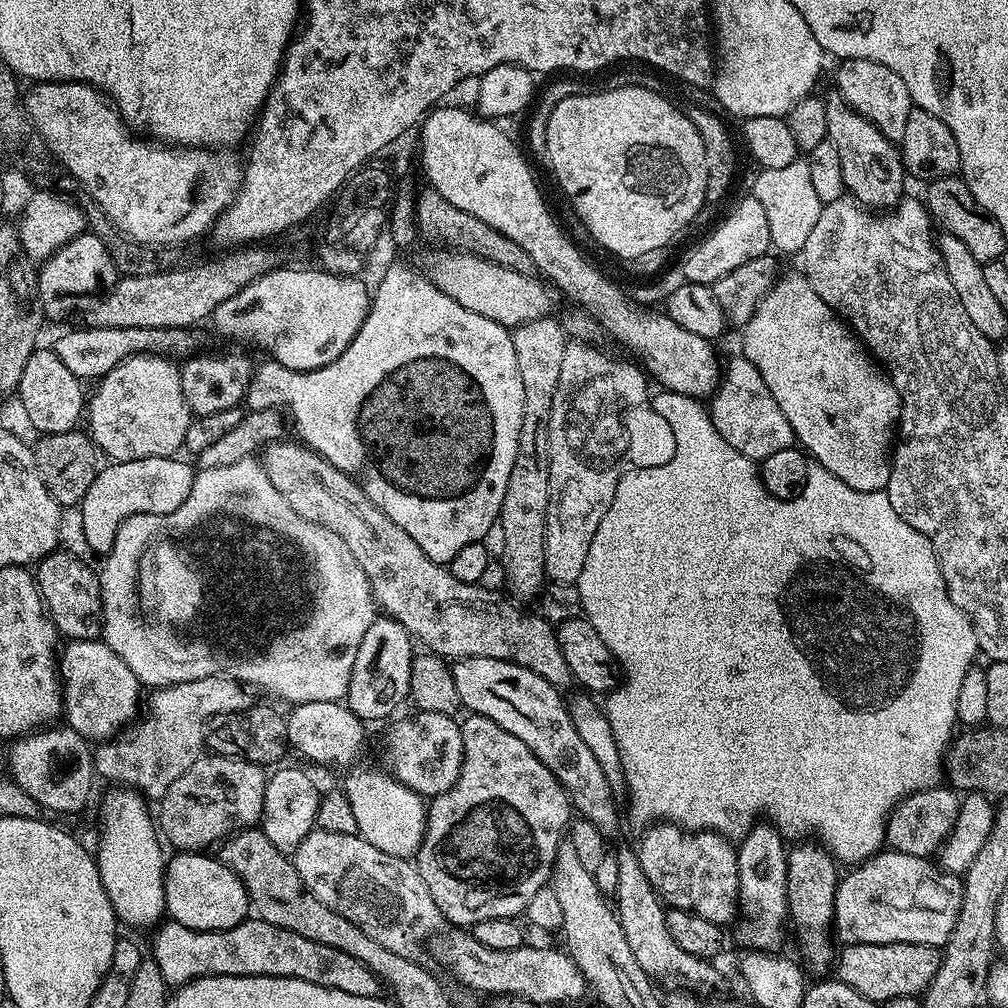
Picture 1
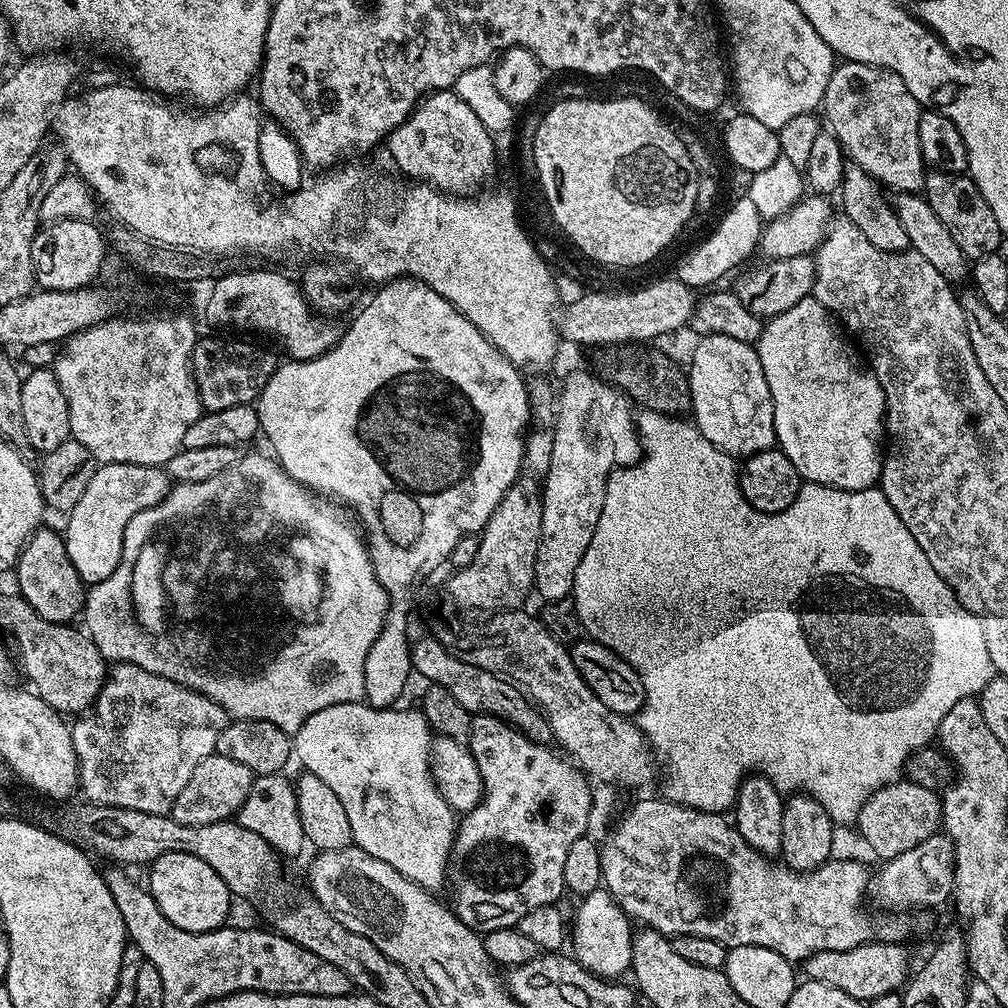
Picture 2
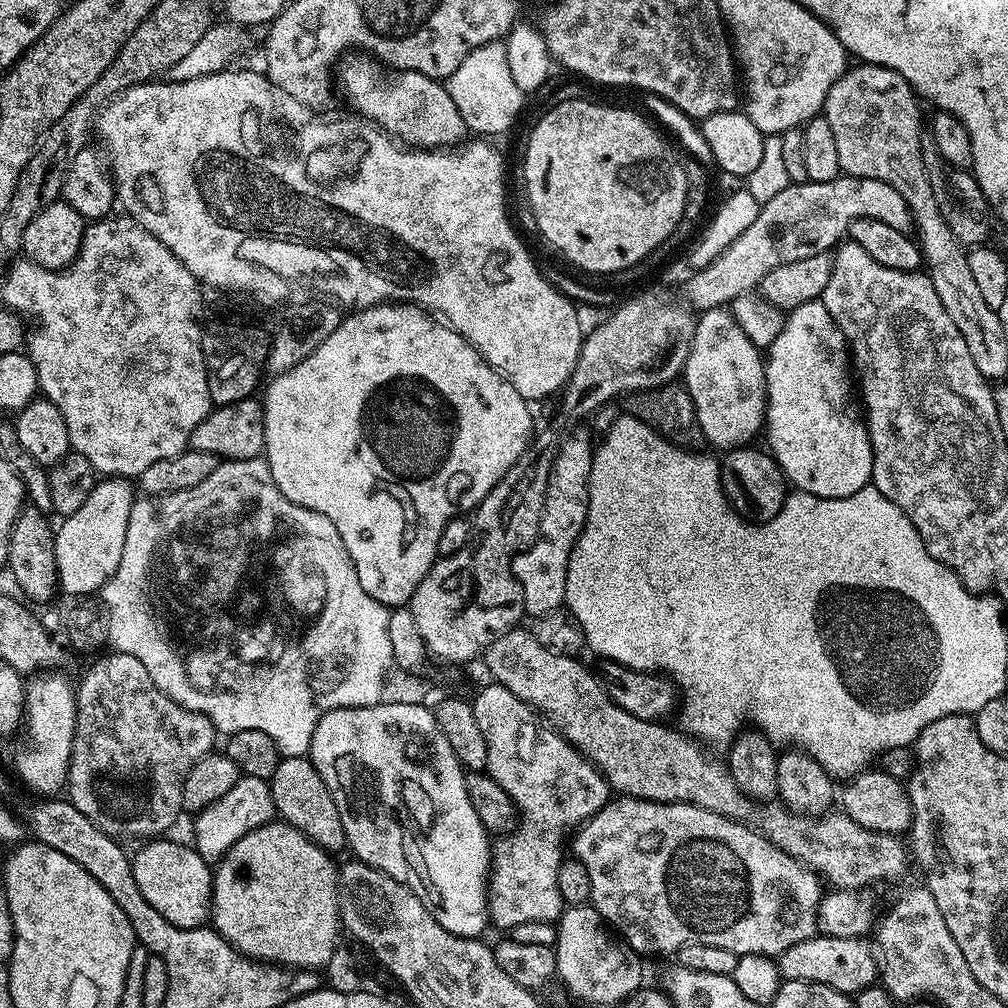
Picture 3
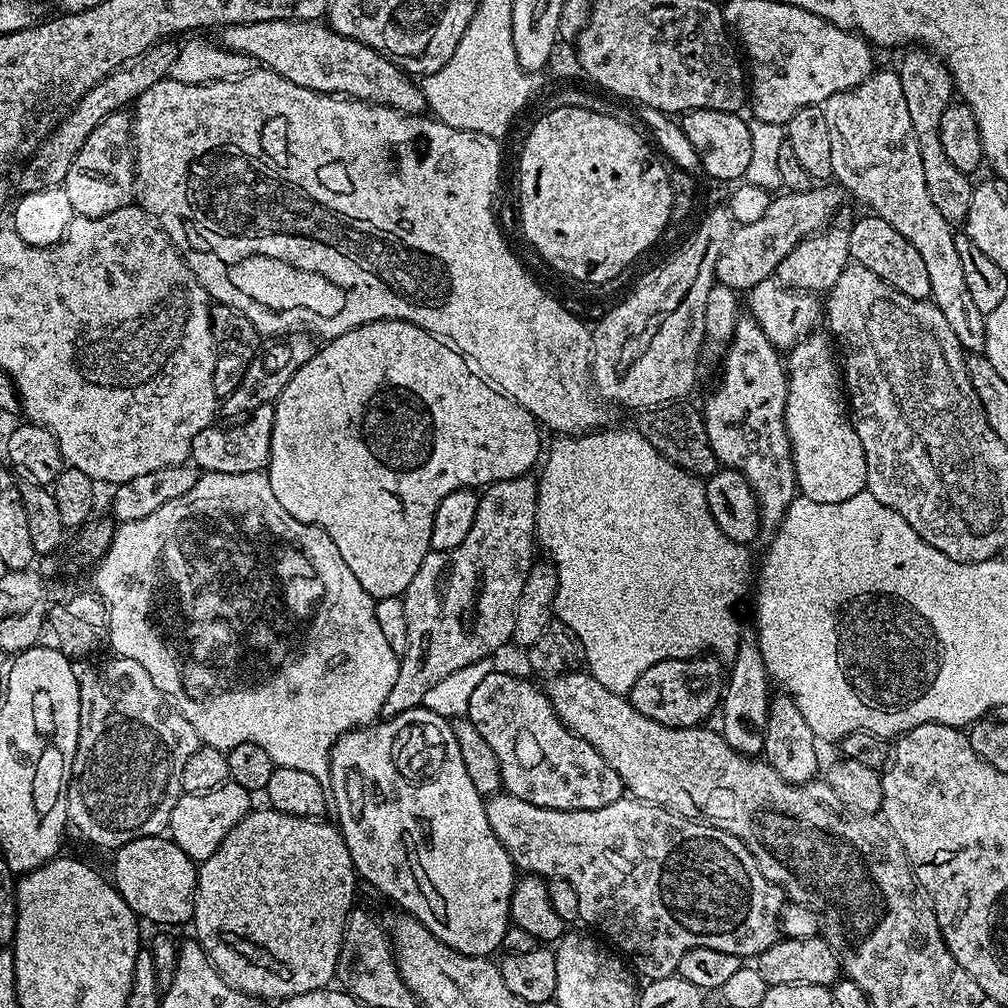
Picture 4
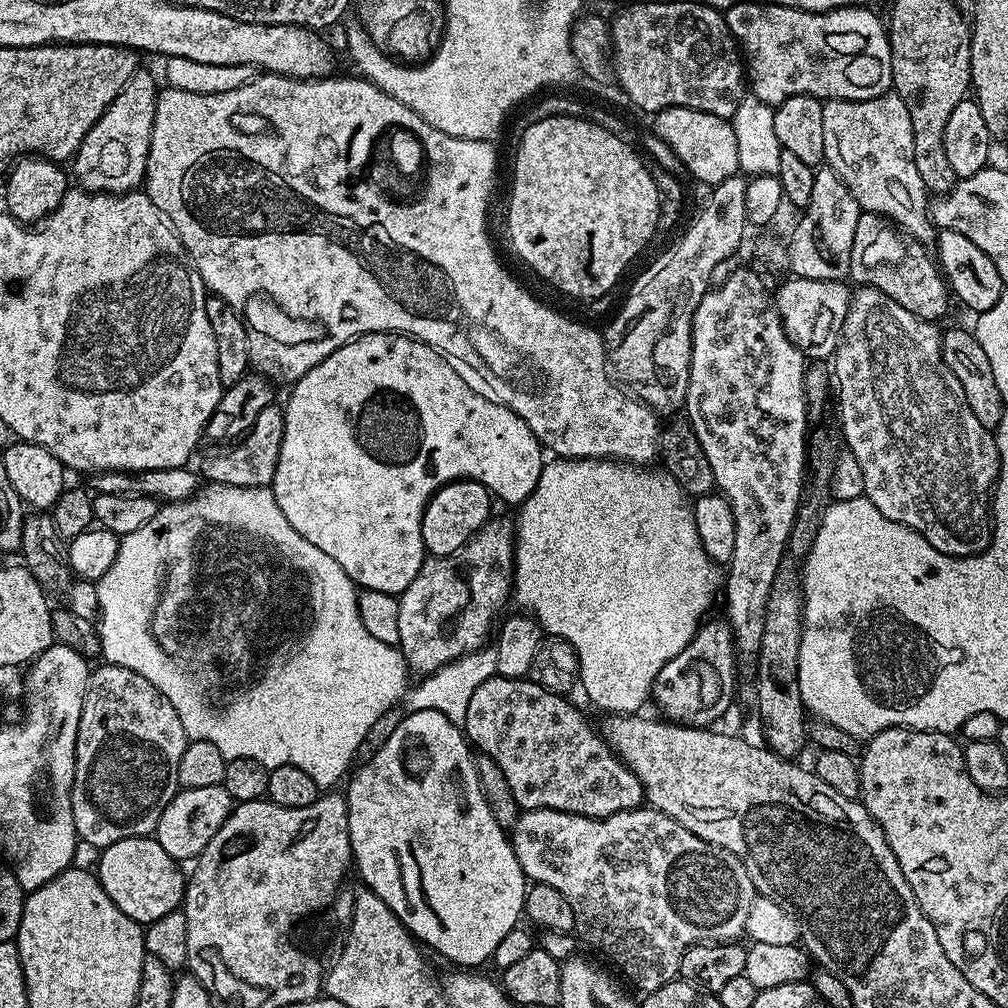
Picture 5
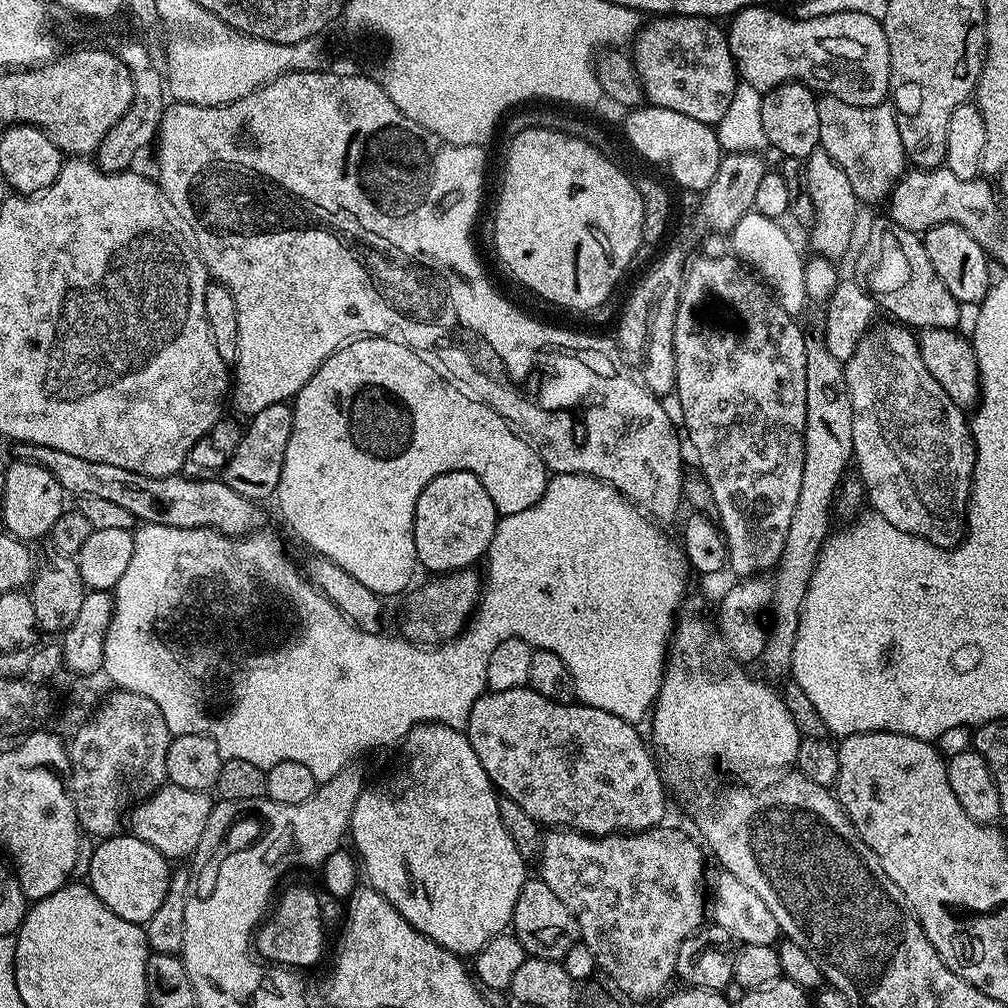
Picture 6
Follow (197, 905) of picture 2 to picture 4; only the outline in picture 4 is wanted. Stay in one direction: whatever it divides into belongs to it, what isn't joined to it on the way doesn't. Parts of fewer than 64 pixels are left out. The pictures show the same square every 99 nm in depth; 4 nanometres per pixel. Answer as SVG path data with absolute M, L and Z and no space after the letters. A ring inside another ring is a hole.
M167 835L143 836L134 838L134 842L126 842L121 848L115 849L112 860L110 879L116 885L118 894L136 913L141 921L153 920L156 924L185 924L187 925L194 914L196 901L197 861L191 860Z

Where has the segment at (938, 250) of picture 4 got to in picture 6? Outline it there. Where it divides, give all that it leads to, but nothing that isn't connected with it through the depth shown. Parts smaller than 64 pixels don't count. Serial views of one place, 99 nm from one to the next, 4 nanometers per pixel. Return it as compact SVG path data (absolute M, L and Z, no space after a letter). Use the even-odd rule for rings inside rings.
M827 94L817 99L816 105L820 148L846 170L846 178L850 178L850 186L854 186L857 201L880 200L883 196L885 199L906 171L895 108L888 102L869 108L850 106L850 102L842 102L842 98Z

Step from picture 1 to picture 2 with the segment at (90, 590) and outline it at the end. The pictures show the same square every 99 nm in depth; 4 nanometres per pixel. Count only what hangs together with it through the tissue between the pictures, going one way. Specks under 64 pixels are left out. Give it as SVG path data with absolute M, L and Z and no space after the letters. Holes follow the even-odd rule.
M41 526L36 533L28 539L28 544L20 551L20 557L16 559L14 577L19 595L23 596L30 606L46 622L55 624L72 624L81 615L86 599L86 583L74 568L70 556L67 554L67 546L64 537L52 528Z

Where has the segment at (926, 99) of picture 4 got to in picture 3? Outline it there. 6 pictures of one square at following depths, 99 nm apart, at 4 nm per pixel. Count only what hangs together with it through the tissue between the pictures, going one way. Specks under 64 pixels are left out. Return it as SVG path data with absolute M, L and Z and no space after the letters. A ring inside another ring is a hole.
M921 135L920 145L926 174L930 178L930 186L938 202L938 210L942 218L946 218L946 226L950 226L950 234L954 234L956 241L965 246L987 245L988 235L992 232L992 220L994 224L994 216L990 211L990 202L984 197L984 192L978 186L975 176L971 171L955 168L953 164L946 162L946 158L938 154L931 135ZM988 208L990 213L988 213Z

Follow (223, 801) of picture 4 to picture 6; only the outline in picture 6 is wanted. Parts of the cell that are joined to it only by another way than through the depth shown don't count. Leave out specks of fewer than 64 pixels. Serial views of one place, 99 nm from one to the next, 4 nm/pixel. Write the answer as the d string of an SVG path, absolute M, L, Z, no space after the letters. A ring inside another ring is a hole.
M168 784L158 789L151 798L131 809L131 835L154 846L154 850L158 850L163 856L169 858L191 857L196 851L198 842L202 842L202 830L206 830L206 826L210 822L213 803L213 797L208 792L182 790L178 786Z

